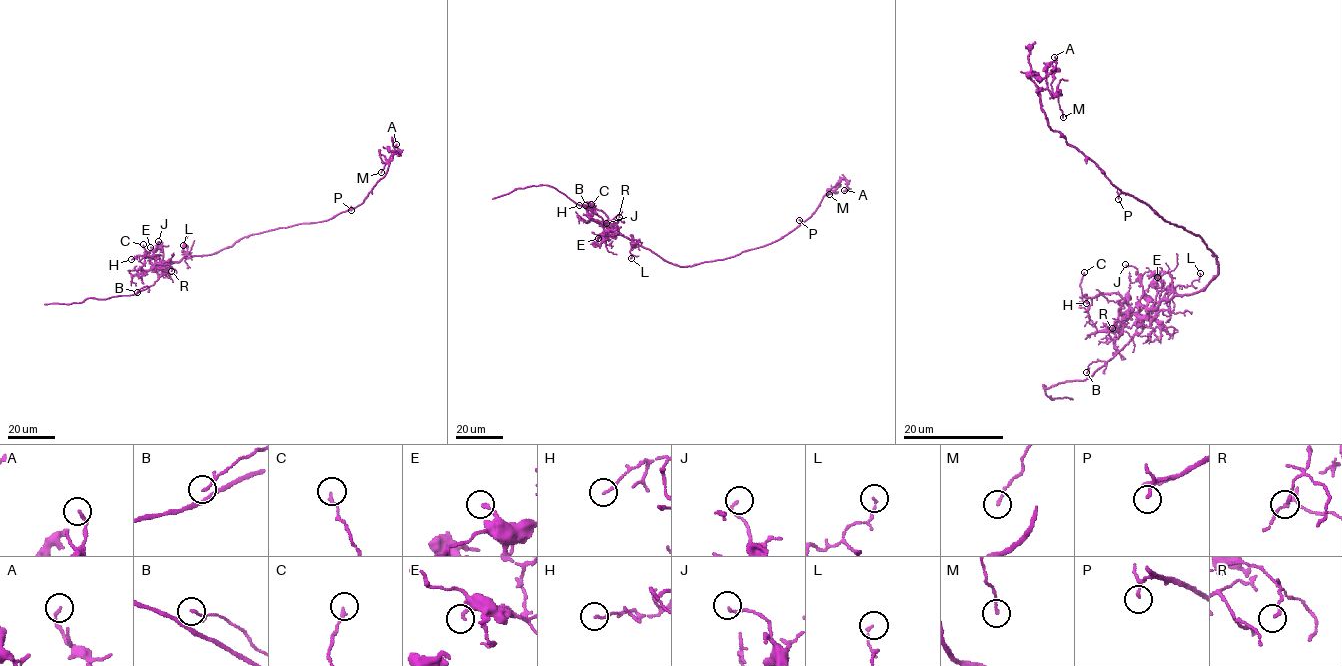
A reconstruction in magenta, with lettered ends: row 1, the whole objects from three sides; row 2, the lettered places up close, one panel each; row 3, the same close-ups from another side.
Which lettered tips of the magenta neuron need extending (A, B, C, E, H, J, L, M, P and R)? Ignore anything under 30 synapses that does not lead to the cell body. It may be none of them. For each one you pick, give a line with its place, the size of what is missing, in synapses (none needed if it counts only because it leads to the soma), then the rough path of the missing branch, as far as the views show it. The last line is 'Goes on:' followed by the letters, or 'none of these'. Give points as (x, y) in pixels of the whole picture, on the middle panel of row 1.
Goes on: none of these

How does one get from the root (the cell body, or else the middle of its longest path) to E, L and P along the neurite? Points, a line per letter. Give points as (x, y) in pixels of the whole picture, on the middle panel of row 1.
E: (686, 266), (664, 260), (609, 230), (598, 238)
L: (686, 266), (664, 260), (634, 243), (631, 258)
P: (686, 266), (724, 259), (770, 244), (794, 230), (802, 222), (799, 220)

